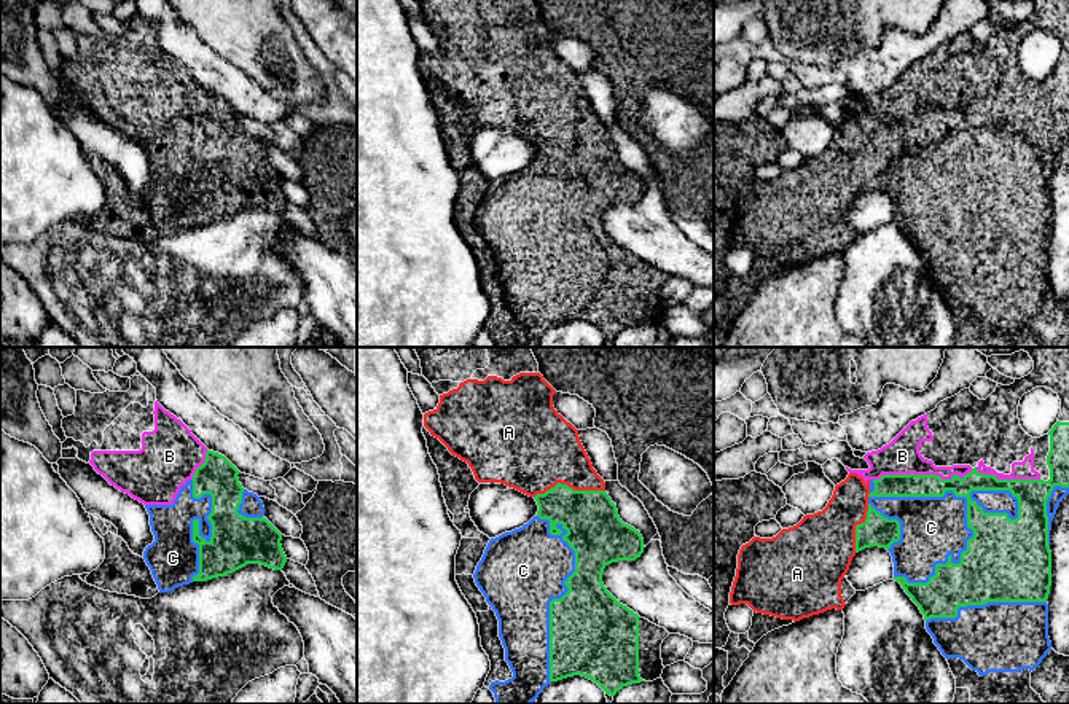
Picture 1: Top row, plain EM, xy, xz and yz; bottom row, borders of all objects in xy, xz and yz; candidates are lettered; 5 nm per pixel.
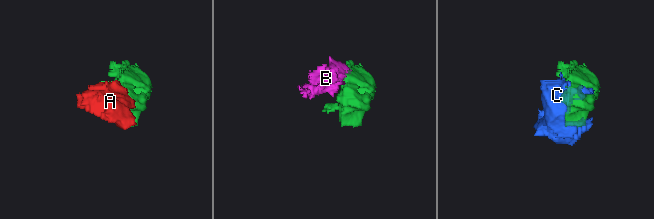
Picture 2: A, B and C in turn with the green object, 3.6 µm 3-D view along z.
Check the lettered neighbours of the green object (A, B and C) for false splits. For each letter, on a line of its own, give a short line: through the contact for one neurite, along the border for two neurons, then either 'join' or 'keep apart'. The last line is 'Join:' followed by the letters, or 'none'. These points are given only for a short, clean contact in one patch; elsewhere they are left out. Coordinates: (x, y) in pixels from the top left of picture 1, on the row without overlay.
A: join
B: join
C: join
Join: A, B, C

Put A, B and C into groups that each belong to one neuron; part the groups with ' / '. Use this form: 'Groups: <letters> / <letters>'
Groups: A B C

